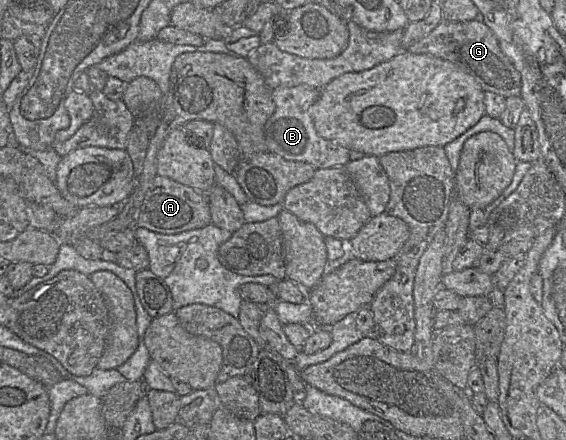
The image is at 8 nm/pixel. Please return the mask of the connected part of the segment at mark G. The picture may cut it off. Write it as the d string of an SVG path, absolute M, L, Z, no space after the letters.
M442 20L430 34L416 41L406 51L414 54L431 54L451 61L472 75L484 91L497 93L504 97L521 96L520 72L501 50L494 32L481 21Z

